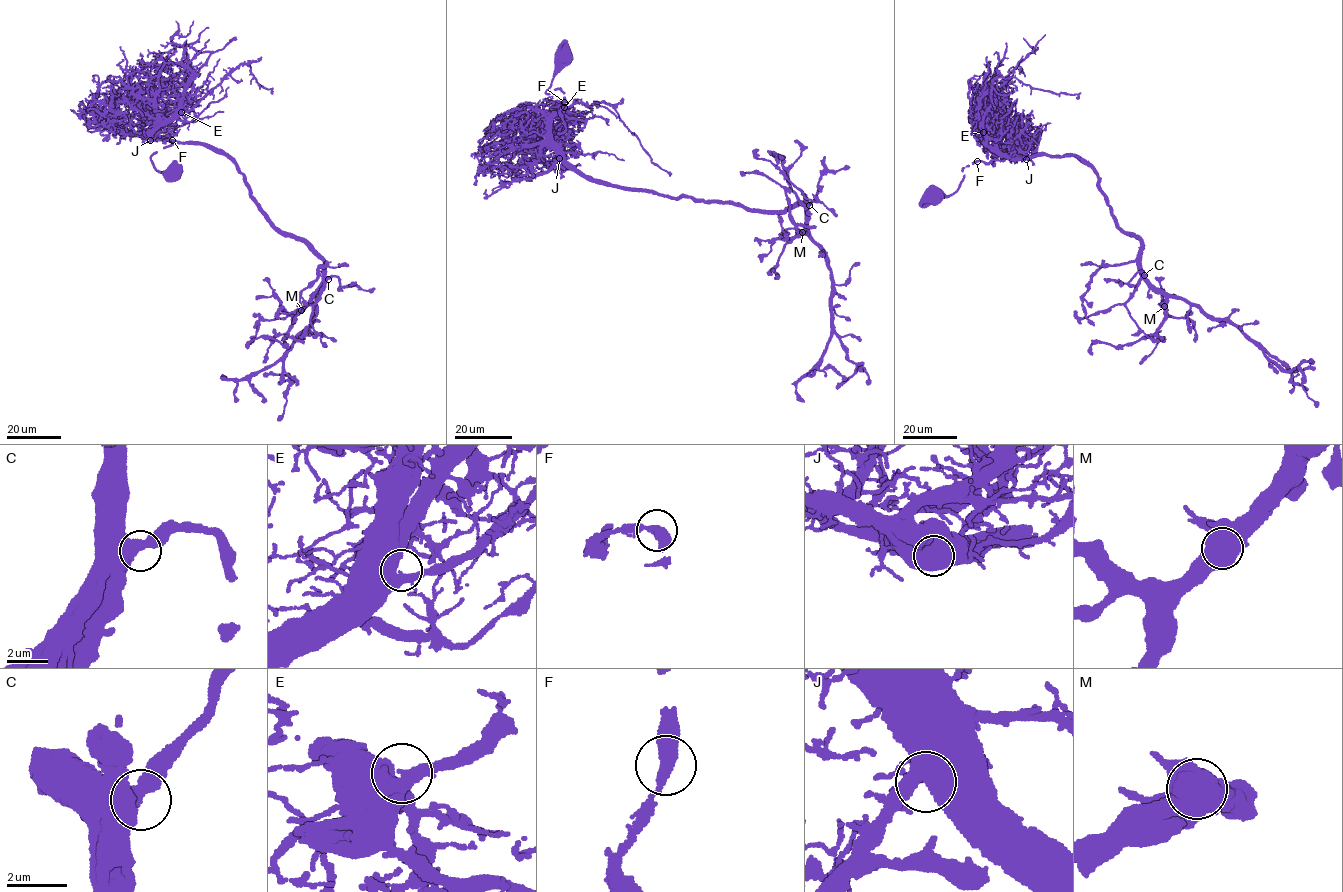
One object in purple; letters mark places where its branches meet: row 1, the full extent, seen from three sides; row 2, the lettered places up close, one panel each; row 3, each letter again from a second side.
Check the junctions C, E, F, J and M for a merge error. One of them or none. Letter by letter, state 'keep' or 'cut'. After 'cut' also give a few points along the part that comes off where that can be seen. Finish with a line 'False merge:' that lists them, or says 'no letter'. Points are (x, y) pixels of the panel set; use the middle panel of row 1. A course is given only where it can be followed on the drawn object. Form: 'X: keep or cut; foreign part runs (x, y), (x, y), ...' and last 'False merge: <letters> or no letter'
C: keep
E: keep
F: keep
J: keep
M: keep
False merge: no letter

